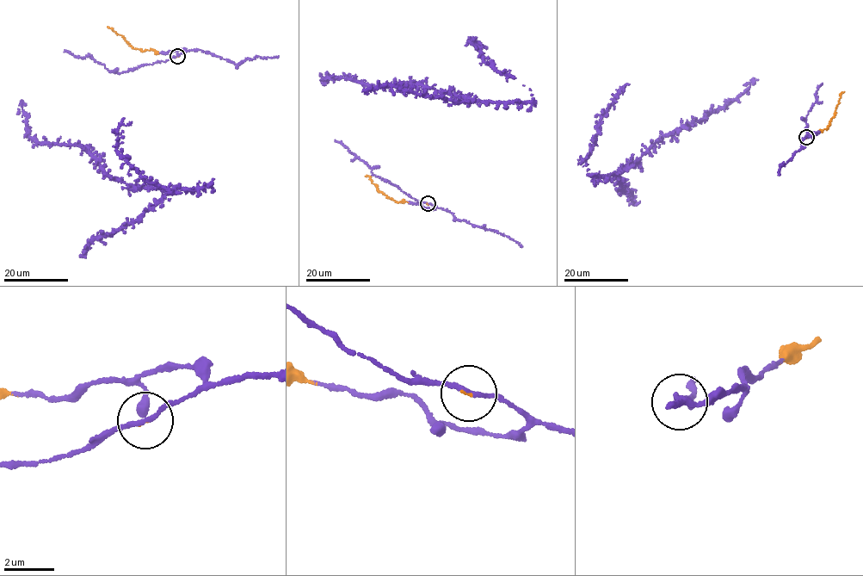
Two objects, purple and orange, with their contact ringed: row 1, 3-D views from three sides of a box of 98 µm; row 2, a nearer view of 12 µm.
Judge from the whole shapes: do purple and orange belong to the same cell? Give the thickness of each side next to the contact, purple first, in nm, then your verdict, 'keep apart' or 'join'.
calibres 160 and 50 nm; join

